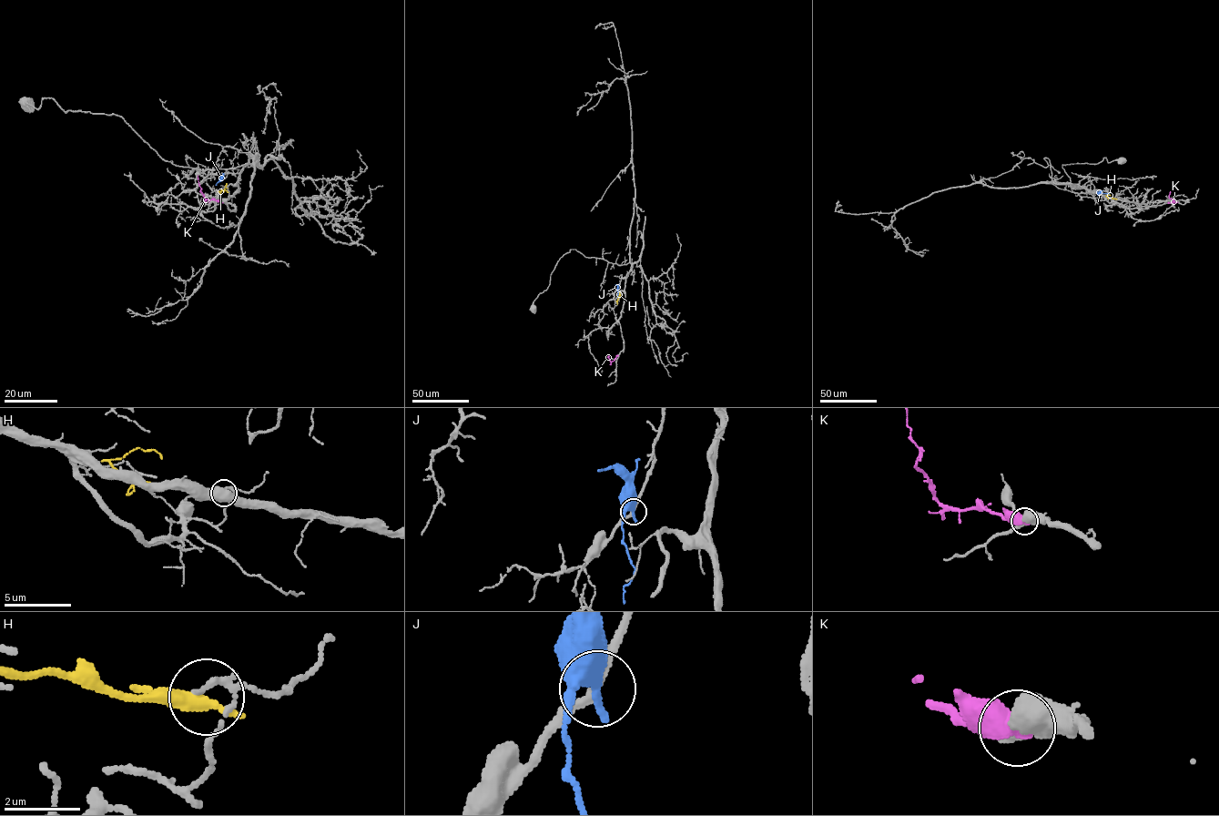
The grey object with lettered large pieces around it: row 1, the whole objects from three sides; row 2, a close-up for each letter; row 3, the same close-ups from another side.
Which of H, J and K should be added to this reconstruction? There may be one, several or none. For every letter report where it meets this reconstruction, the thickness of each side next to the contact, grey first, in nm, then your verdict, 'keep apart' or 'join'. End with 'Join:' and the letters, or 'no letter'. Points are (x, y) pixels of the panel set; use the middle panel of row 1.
H: meets grey at (617, 302); 130 nm thick on the grey side, 440 nm on the other; keep apart
J: meets grey at (618, 289); 200 nm thick on the grey side, 550 nm on the other; keep apart
K: meets grey at (617, 355); 500 nm thick on the grey side, 650 nm on the other; join
Join: K

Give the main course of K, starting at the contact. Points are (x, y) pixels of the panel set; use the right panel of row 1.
K: (1168, 203), (1174, 201), (1169, 198), (1170, 191)

